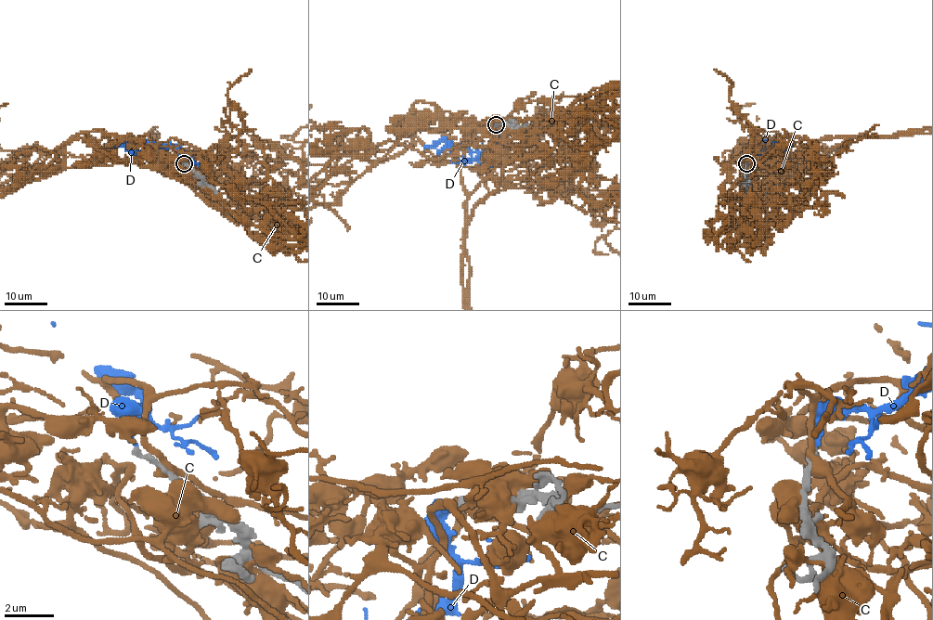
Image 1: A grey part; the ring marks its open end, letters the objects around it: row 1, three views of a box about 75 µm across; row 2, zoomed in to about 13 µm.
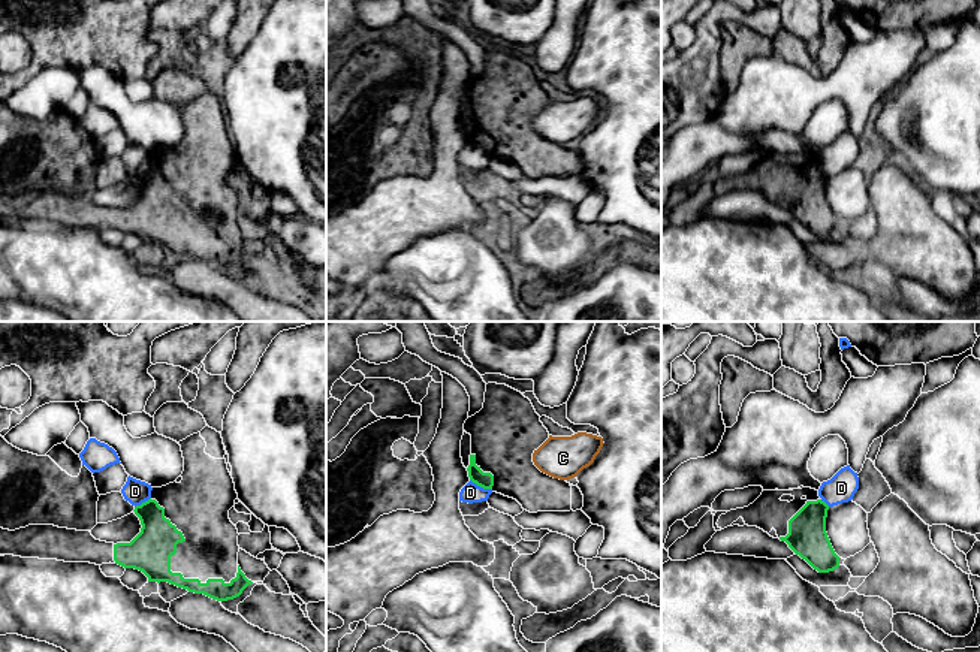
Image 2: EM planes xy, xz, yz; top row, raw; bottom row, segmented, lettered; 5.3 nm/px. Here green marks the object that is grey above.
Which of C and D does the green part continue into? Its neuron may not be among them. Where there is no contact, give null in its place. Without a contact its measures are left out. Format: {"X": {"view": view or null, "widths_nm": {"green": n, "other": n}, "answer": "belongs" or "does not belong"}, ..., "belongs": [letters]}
{"C": {"view": null, "answer": "does not belong"}, "D": {"view": "xz", "widths_nm": {"green": 90, "other": 100}, "answer": "does not belong"}, "belongs": []}

